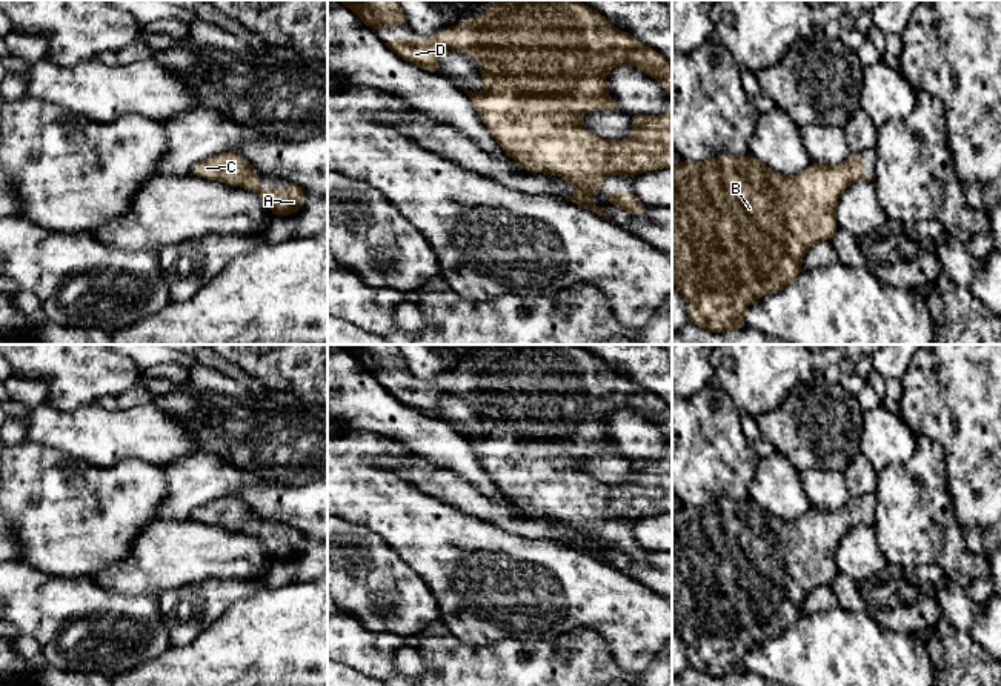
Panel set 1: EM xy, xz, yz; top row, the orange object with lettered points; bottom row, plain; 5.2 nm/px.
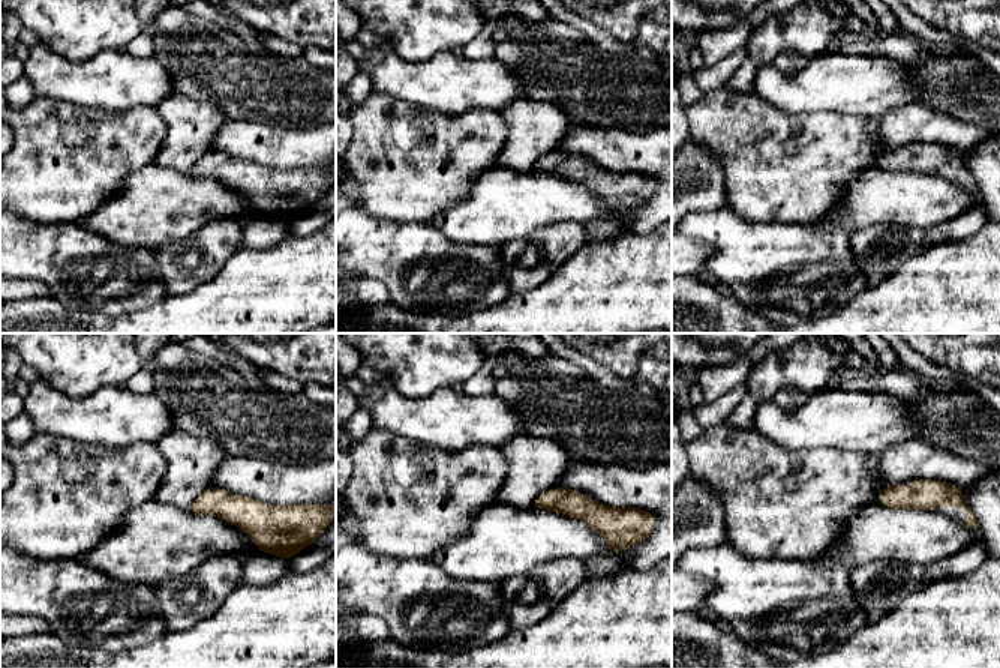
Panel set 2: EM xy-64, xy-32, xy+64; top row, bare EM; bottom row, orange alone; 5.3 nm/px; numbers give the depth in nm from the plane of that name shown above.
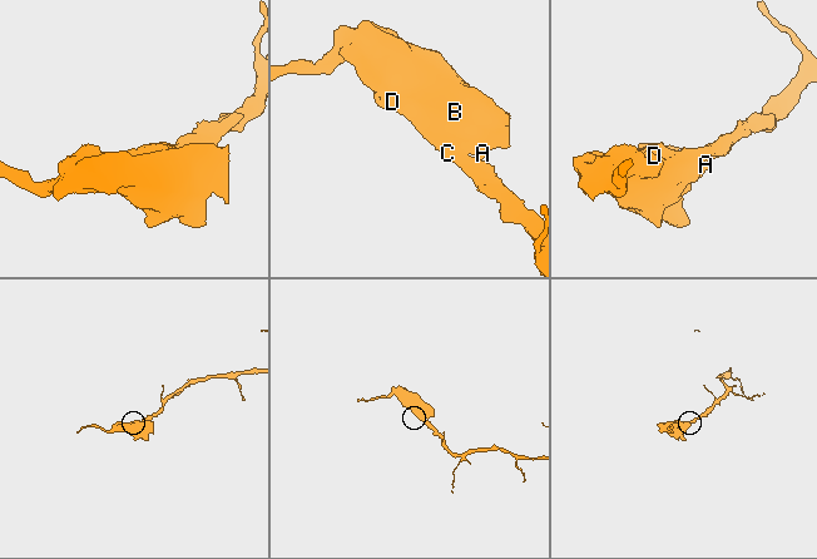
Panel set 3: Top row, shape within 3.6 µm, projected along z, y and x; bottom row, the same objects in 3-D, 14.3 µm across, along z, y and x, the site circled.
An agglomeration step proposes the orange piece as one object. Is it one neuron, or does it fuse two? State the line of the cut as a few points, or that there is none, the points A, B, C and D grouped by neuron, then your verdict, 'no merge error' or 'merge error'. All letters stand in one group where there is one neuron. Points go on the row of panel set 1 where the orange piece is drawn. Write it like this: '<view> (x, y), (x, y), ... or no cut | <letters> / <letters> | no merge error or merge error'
no cut | A B C D | no merge error

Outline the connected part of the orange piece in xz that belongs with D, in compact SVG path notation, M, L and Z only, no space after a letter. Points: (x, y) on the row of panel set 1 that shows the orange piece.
M487 0L489 15L475 15L463 25L446 28L438 37L421 40L387 40L384 45L400 58L417 65L418 68L438 74L438 51L441 48L454 49L481 60L477 66L481 74L484 91L477 95L463 89L474 103L474 108L483 123L503 151L512 157L521 169L529 172L552 174L564 177L567 185L578 191L577 197L566 197L569 201L584 209L610 218L604 206L595 206L589 201L592 194L601 194L601 177L627 175L632 178L641 172L672 168L672 105L661 115L650 117L629 114L634 135L626 140L604 140L590 134L580 125L580 118L603 106L620 109L610 98L604 75L621 63L632 63L644 74L660 82L672 98L672 63L655 49L640 43L634 35L612 26L598 11L586 6L580 0Z

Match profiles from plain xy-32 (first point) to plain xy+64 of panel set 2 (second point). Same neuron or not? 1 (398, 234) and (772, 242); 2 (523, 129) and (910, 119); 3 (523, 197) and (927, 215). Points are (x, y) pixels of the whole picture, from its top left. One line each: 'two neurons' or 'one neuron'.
1: one neuron
2: one neuron
3: one neuron

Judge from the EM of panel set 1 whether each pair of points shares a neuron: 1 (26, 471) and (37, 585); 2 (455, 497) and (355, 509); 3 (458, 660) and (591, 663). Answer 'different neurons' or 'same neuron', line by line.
1: different neurons
2: different neurons
3: same neuron

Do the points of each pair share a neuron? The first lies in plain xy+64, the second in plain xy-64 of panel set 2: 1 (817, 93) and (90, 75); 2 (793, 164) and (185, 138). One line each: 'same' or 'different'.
1: same
2: different

